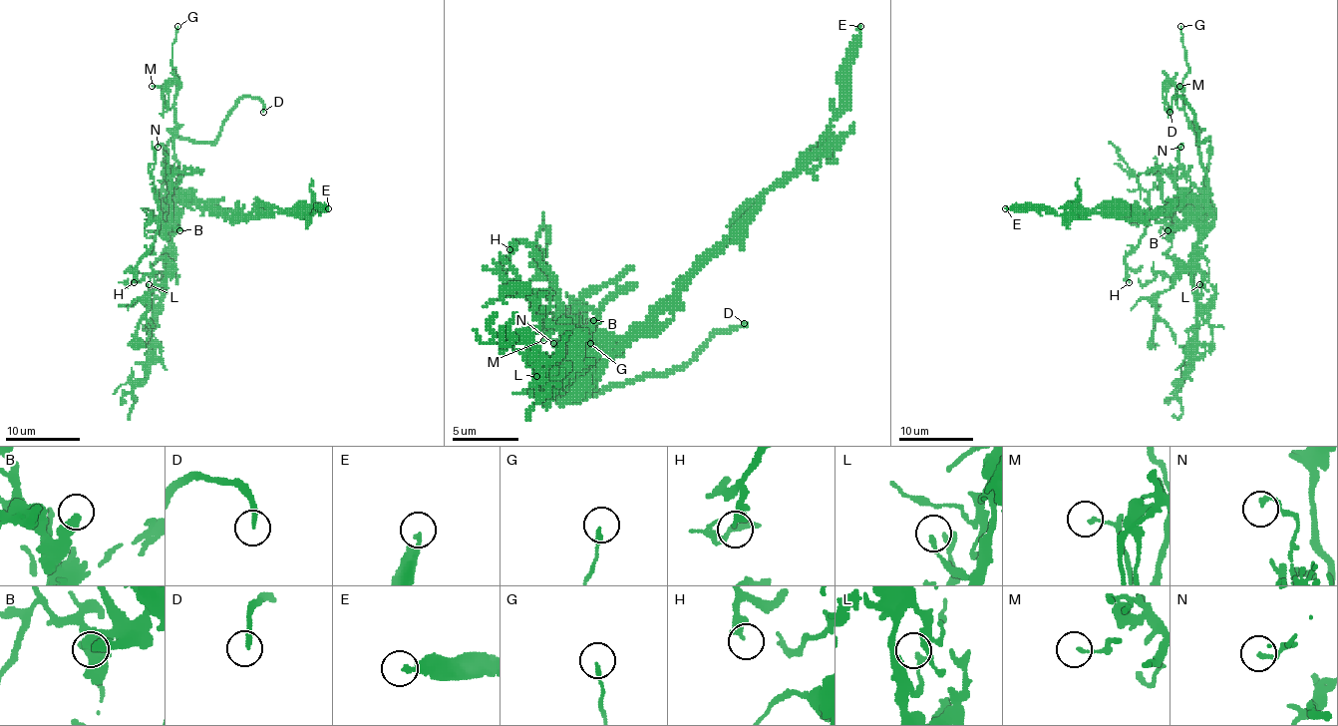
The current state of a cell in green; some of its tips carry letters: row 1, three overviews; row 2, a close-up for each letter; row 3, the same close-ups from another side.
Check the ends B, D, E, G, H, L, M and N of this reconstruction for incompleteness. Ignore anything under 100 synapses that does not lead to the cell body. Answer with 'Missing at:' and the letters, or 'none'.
Missing at: D

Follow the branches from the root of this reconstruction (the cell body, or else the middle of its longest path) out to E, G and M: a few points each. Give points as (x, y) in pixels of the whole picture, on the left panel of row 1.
E: (187, 204), (203, 202), (226, 211), (254, 215), (276, 211), (311, 215), (319, 208), (328, 208)
G: (187, 204), (174, 191), (179, 168), (174, 157), (174, 97), (177, 75), (172, 65), (172, 43), (177, 26)
M: (187, 204), (174, 191), (179, 171), (174, 157), (175, 114), (172, 108), (165, 106), (163, 91), (152, 86)

